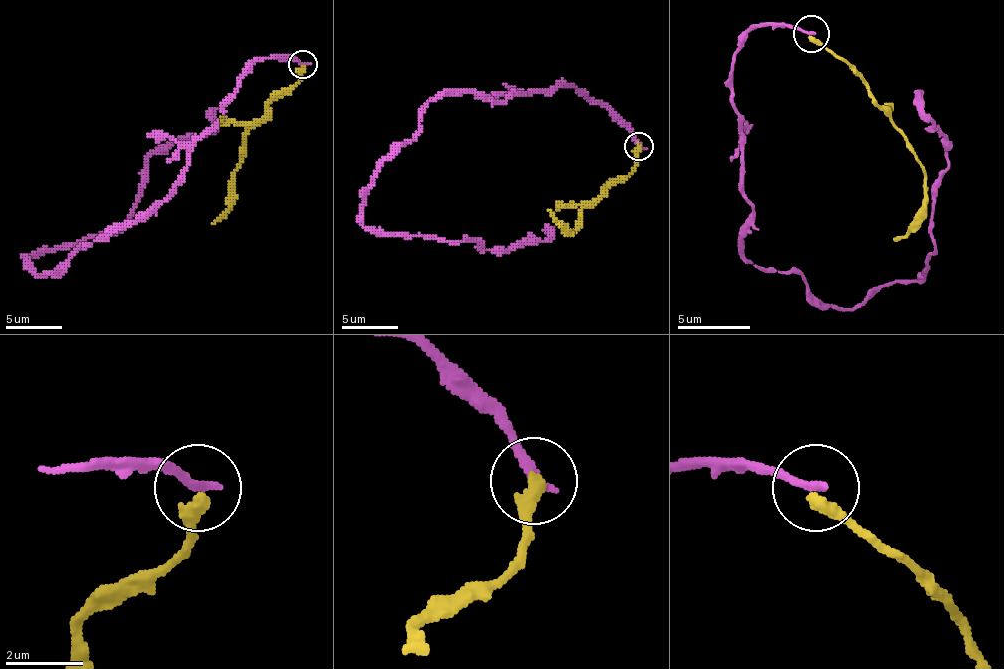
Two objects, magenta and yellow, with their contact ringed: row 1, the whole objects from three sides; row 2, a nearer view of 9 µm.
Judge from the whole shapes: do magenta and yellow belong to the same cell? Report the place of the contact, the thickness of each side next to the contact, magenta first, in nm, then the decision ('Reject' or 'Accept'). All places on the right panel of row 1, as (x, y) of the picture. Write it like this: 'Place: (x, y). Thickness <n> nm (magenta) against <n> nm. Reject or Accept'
Place: (811, 33). Thickness 280 nm (magenta) against 360 nm. Reject

